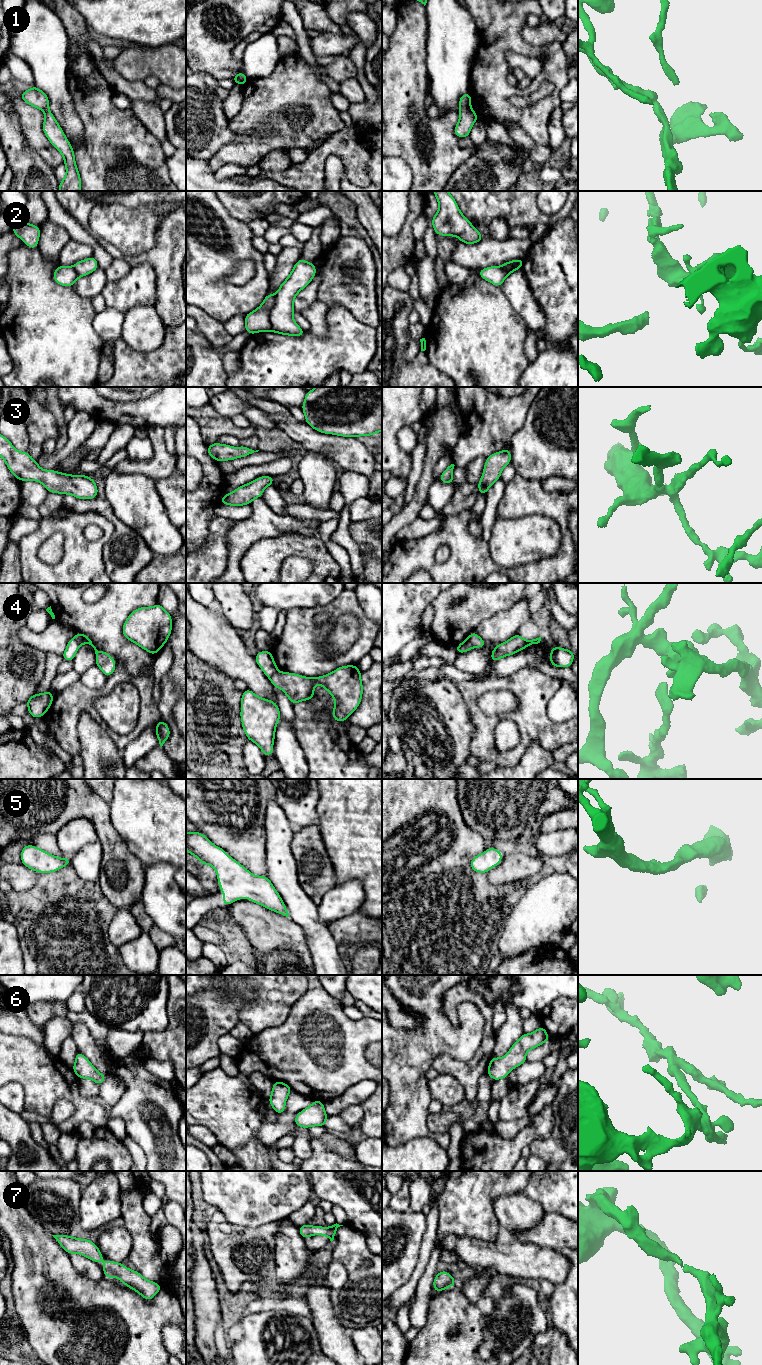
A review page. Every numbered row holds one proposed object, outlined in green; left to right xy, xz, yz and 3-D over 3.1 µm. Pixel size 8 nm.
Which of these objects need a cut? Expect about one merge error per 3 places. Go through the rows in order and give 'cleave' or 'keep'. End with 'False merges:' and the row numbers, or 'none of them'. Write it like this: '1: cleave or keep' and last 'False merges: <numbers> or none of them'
1: keep
2: cleave
3: keep
4: cleave
5: keep
6: keep
7: keep
False merges: 2, 4

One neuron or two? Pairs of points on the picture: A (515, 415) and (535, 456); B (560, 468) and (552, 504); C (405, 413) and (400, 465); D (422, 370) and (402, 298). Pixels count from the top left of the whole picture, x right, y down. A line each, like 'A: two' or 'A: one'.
A: two
B: two
C: one
D: one

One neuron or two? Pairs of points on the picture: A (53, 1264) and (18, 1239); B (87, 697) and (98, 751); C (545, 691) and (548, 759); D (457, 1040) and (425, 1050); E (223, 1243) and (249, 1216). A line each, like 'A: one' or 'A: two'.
A: one
B: two
C: two
D: one
E: two

